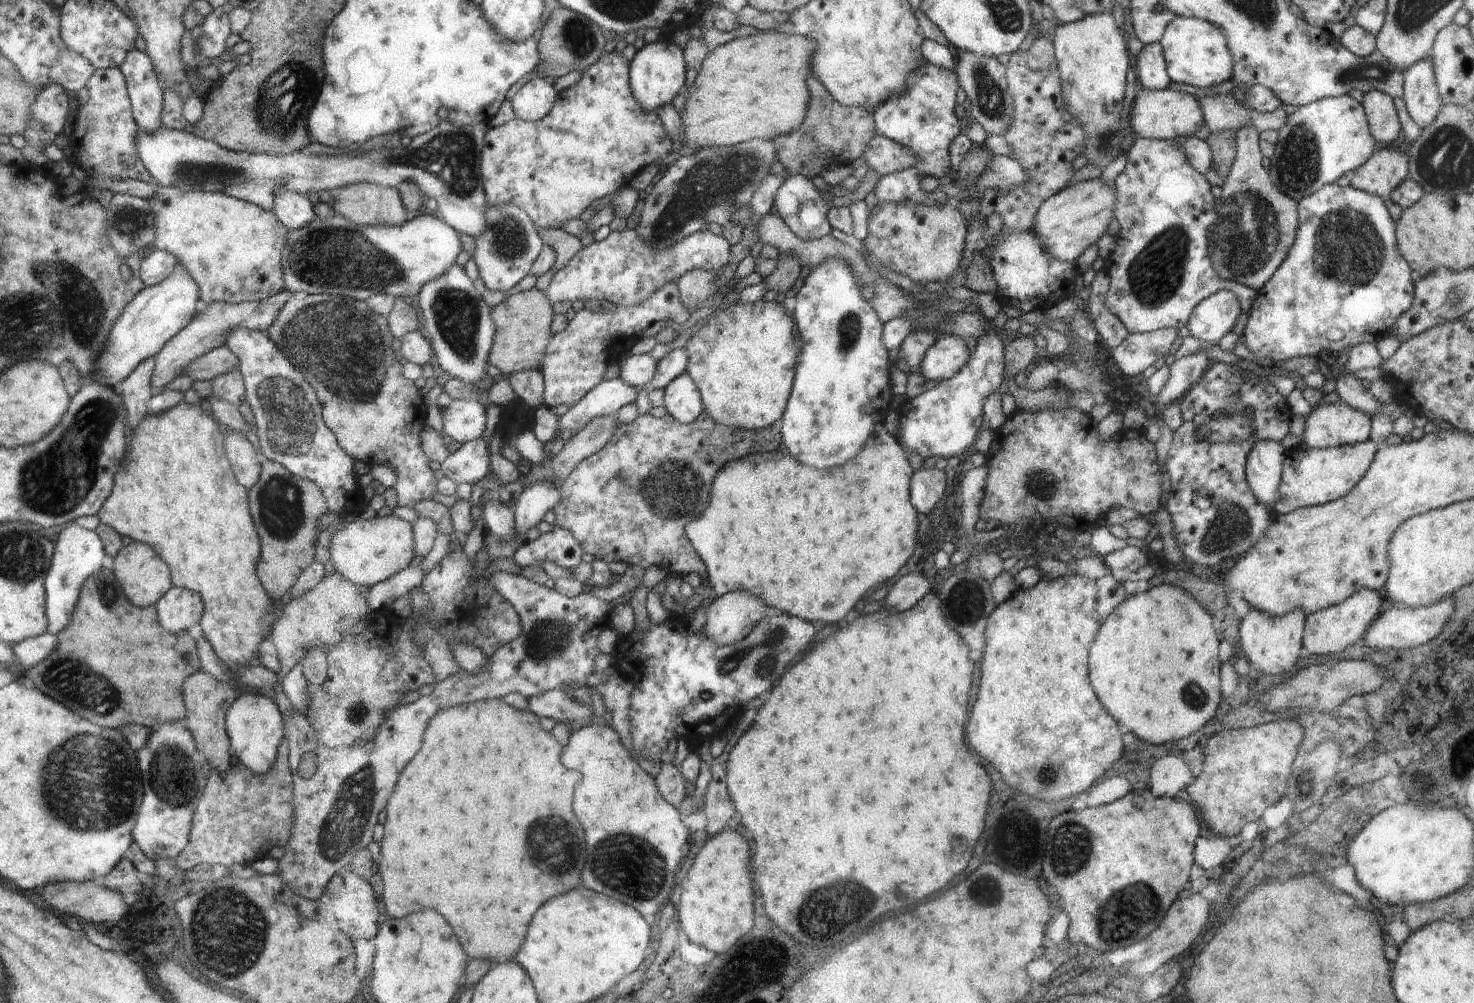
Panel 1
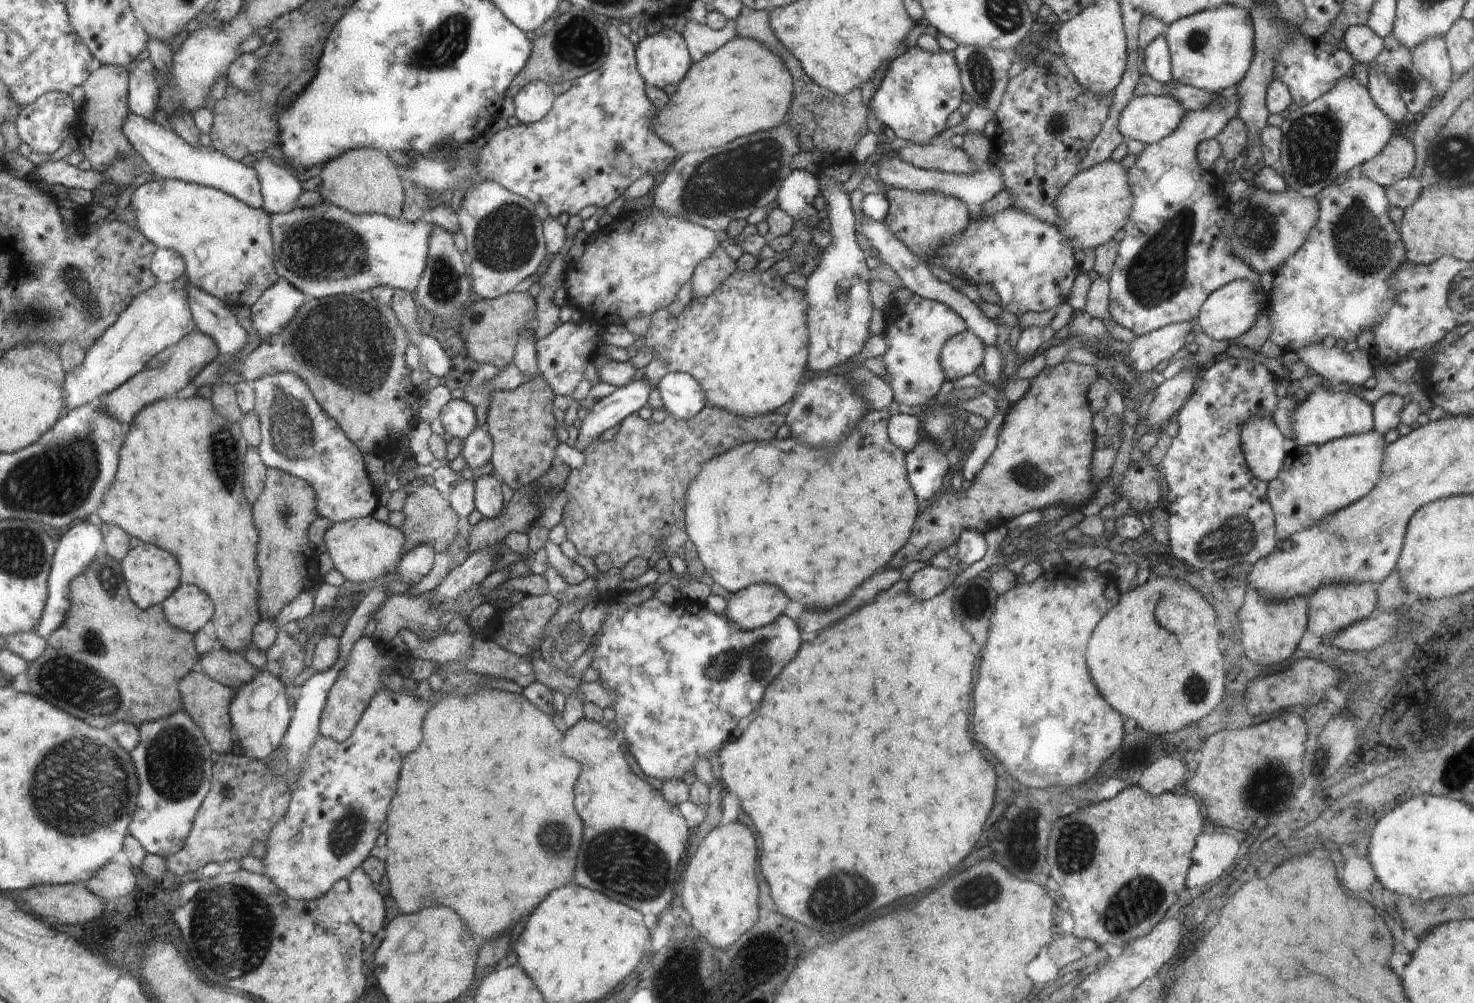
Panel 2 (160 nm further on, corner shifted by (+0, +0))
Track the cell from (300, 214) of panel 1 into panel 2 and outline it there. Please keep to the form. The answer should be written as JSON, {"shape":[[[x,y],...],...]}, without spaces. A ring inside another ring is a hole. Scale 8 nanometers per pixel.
{"shape":[[[268,154],[259,157],[254,168],[261,184],[262,208],[270,215],[293,209],[303,191],[302,181],[286,168],[273,162]]]}

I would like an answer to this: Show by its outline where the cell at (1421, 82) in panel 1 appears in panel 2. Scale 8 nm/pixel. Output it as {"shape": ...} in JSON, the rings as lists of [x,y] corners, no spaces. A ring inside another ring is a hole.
{"shape":[[[1444,36],[1424,40],[1411,50],[1411,57],[1415,70],[1423,79],[1429,80],[1435,88],[1432,105],[1451,82],[1451,60]]]}

